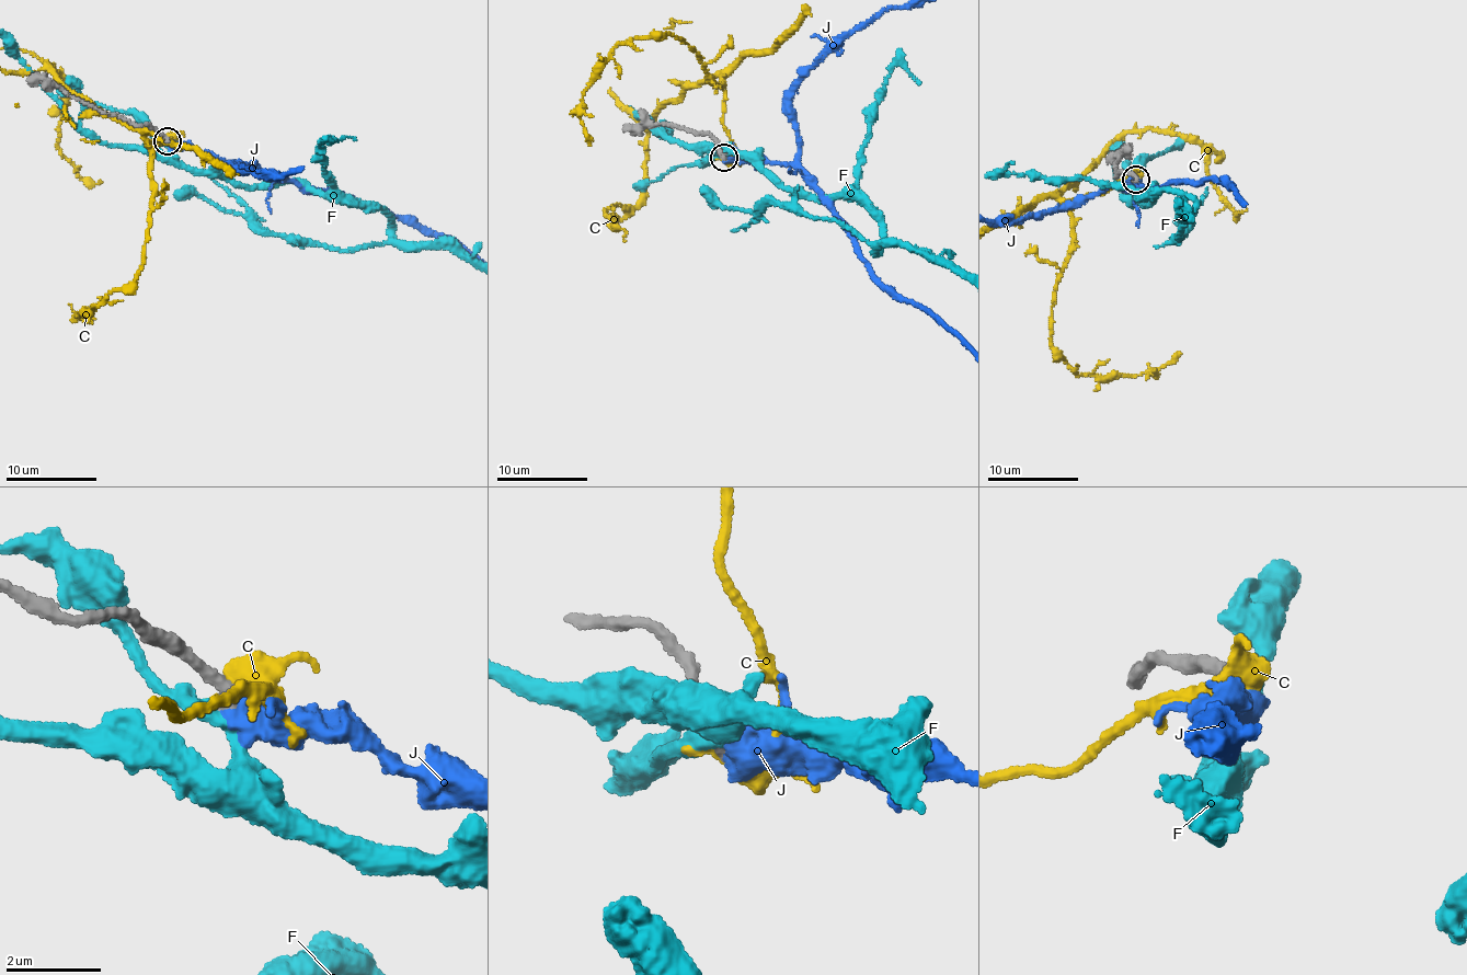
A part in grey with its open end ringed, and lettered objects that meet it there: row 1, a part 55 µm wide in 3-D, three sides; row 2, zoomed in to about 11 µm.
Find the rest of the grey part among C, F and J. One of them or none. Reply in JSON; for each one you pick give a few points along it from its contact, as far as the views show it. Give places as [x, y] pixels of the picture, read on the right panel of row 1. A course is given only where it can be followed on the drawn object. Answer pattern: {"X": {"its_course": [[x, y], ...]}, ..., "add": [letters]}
{"add": ["J"]}

